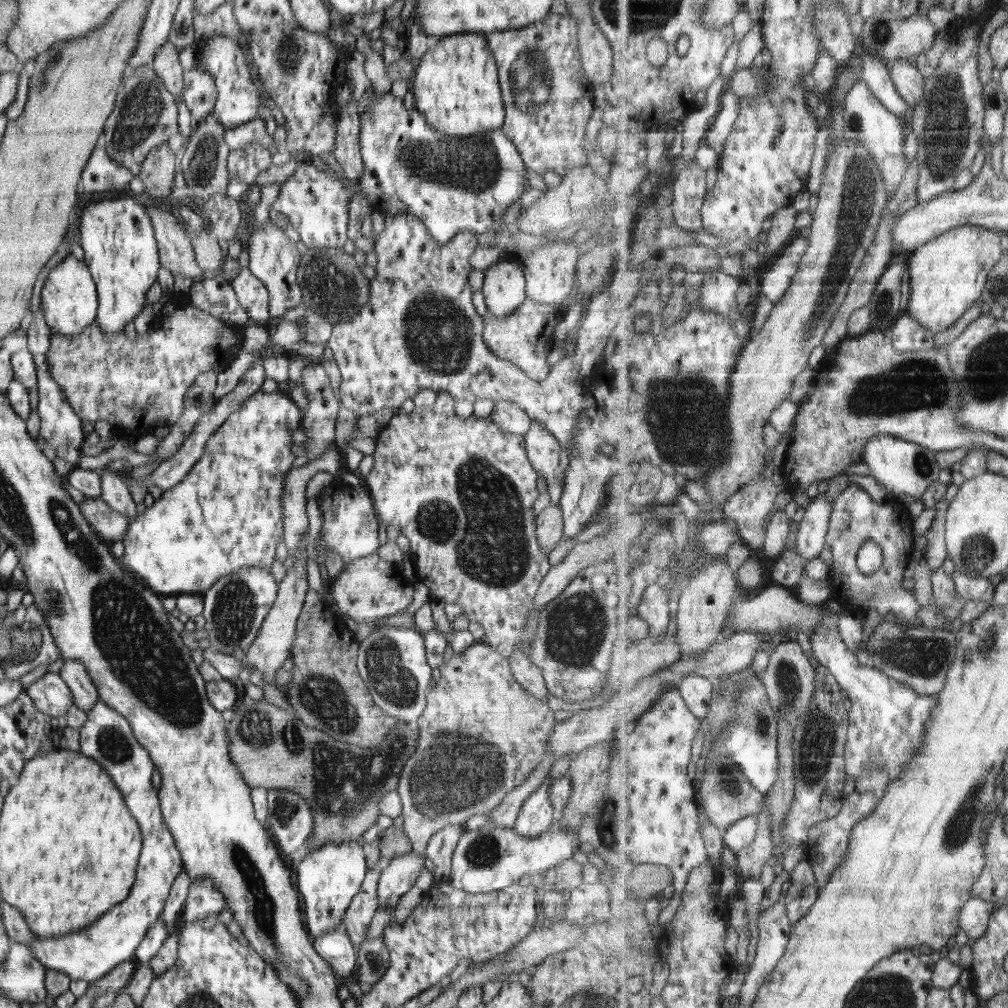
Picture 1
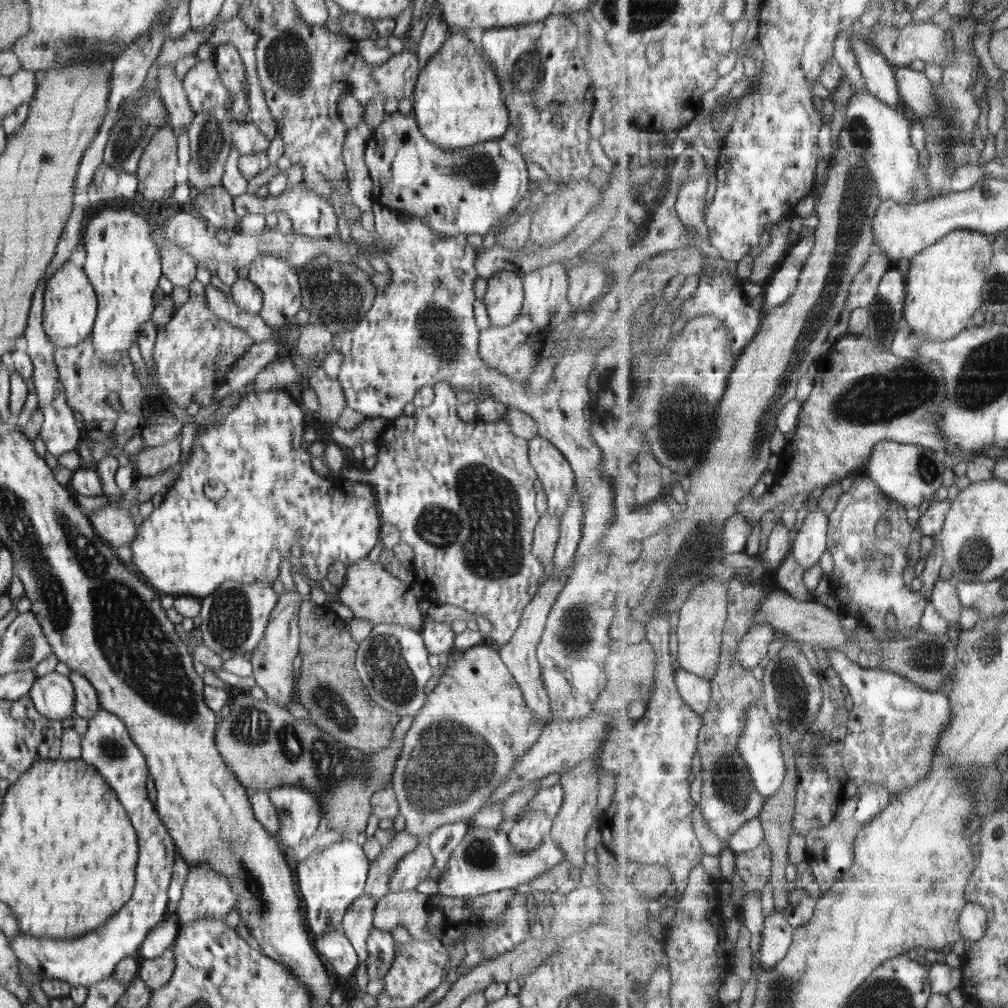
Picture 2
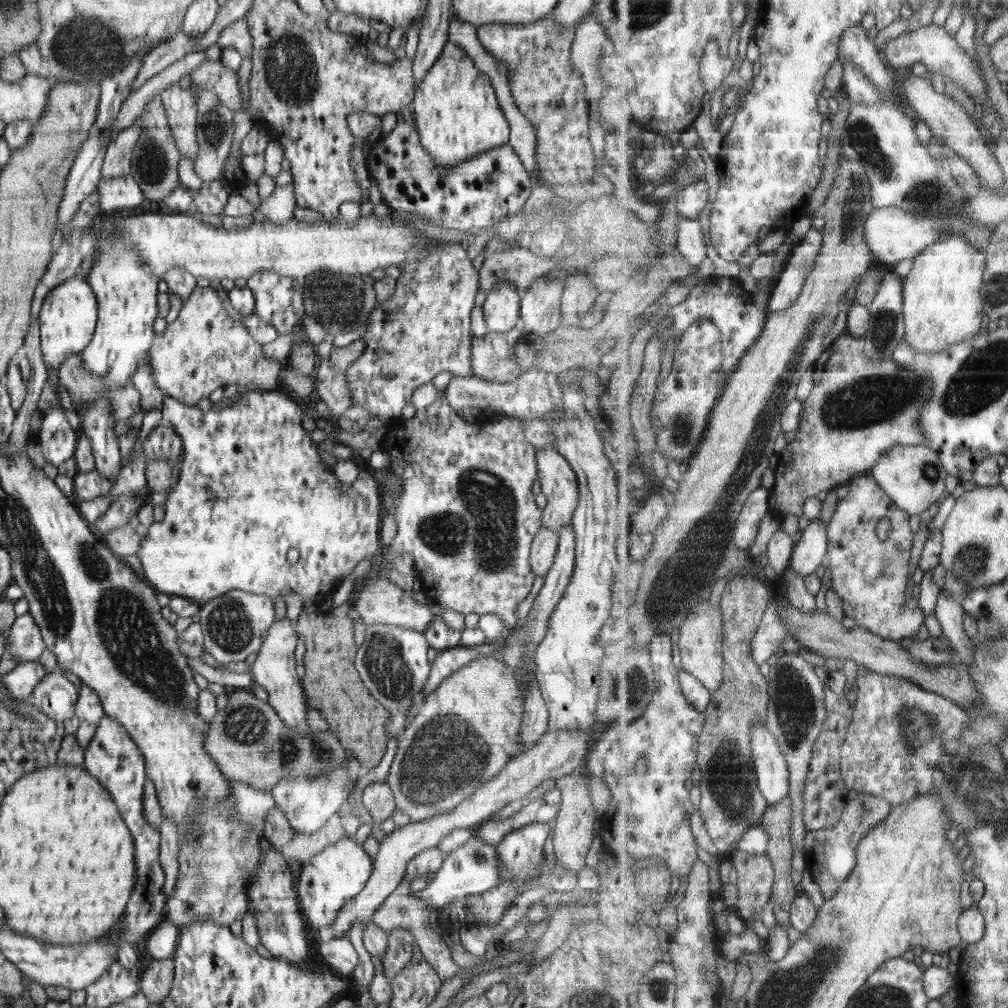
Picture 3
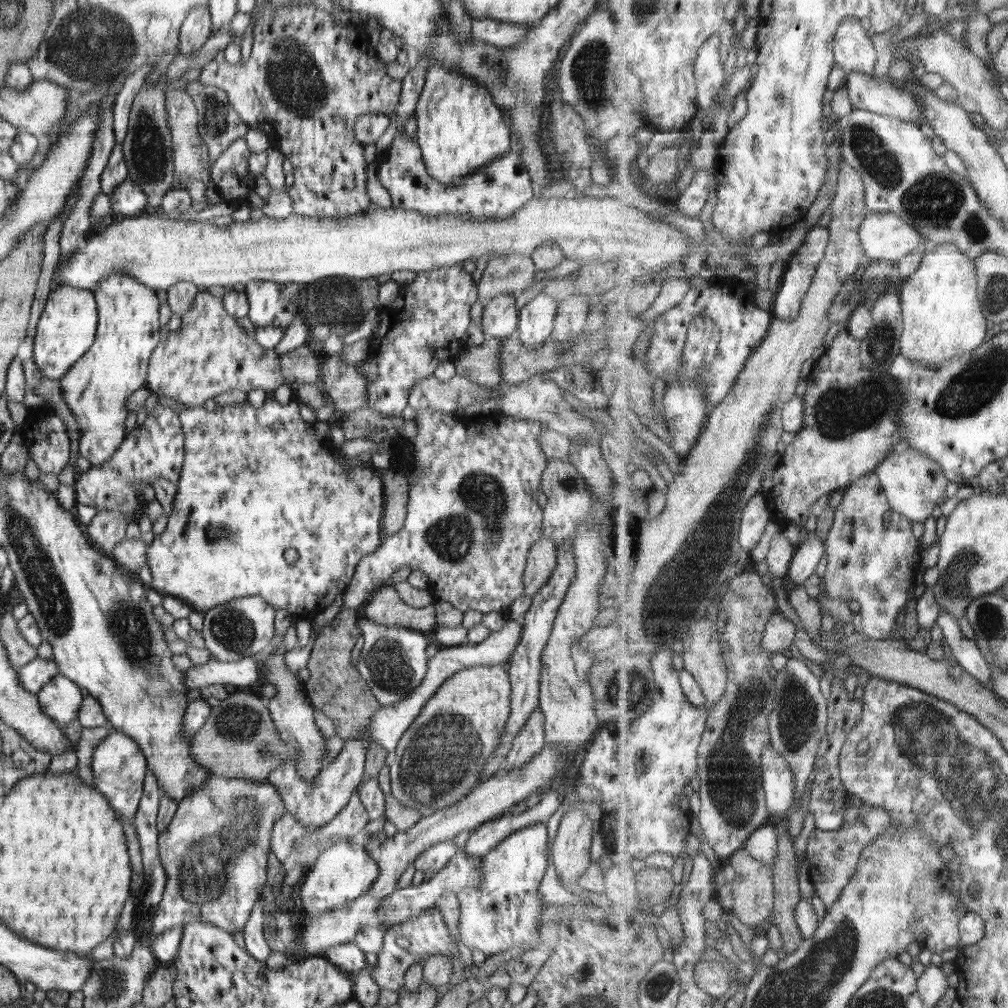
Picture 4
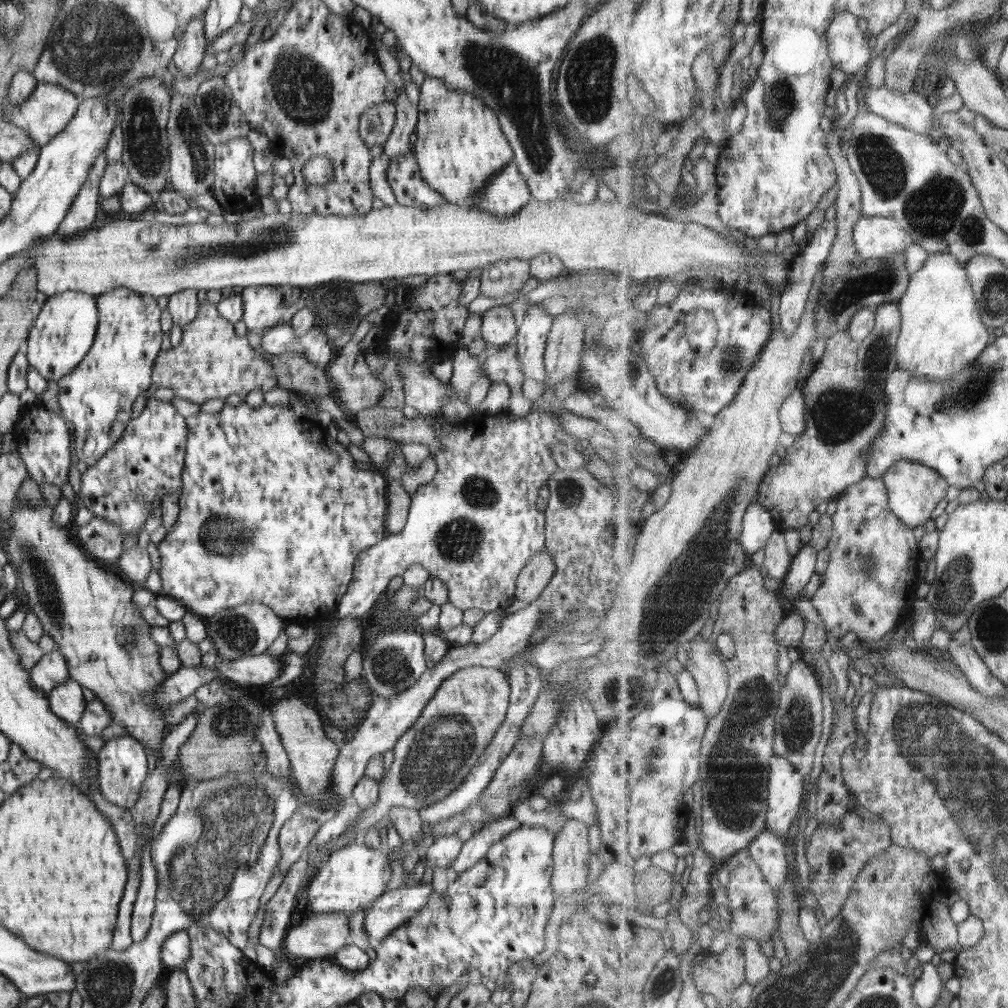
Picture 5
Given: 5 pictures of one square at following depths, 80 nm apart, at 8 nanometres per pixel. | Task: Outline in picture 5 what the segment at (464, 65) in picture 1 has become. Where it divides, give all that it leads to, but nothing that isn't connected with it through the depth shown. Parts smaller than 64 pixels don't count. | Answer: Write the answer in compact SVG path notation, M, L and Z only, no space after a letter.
M426 76L419 90L419 109L415 126L417 140L413 152L422 179L446 198L448 204L466 208L473 206L476 203L476 195L486 187L486 183L512 162L512 148L508 145L496 115L479 98L469 92L450 90L439 78L433 76Z

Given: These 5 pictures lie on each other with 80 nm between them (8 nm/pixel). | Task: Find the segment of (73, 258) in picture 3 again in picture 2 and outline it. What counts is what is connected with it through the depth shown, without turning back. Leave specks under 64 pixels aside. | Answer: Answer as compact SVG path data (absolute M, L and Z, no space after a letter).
M48 278L40 281L34 293L34 297L32 298L27 327L24 332L27 340L23 344L23 347L26 349L34 365L33 382L39 400L38 409L40 409L44 415L40 438L44 441L47 452L50 452L52 456L58 458L62 456L62 454L66 454L66 452L72 452L72 450L76 451L77 447L82 442L84 432L80 426L76 426L77 420L74 419L74 410L68 406L65 388L60 382L59 372L57 371L57 366L53 359L55 349L53 344L49 341L48 335L43 327L43 299L47 280Z

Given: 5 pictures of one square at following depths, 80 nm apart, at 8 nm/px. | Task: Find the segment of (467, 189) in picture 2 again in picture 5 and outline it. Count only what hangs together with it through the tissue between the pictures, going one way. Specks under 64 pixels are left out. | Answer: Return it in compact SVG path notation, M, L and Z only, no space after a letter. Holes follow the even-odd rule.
M411 150L400 157L392 157L387 170L387 181L396 196L397 204L422 210L446 205L448 201L422 179L422 173ZM512 160L486 187L476 195L476 203L468 209L490 212L497 217L512 217L532 200L528 184L519 174L518 165Z

